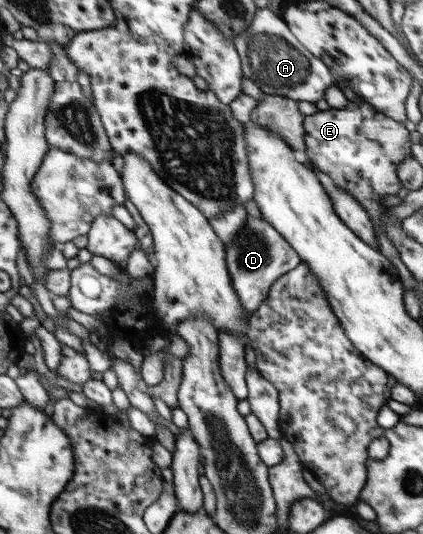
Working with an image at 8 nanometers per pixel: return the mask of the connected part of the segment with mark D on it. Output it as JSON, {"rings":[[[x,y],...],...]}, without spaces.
{"rings":[[[248,215],[245,227],[226,245],[226,261],[230,276],[233,278],[234,290],[238,300],[248,313],[253,313],[267,297],[272,283],[283,273],[295,269],[301,258],[284,240],[284,237],[262,216],[254,218]]]}

